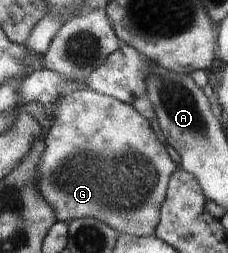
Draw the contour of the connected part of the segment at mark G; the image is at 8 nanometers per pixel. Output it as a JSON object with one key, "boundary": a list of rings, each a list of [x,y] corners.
{"boundary":[[[76,90],[56,101],[51,124],[50,130],[44,135],[43,142],[45,143],[45,150],[41,153],[39,159],[37,167],[39,180],[35,185],[45,202],[53,208],[56,221],[70,223],[78,218],[96,218],[120,234],[130,234],[131,236],[138,237],[155,234],[160,219],[161,205],[166,199],[166,187],[168,187],[170,178],[174,171],[179,168],[179,165],[176,157],[174,155],[168,155],[168,149],[156,139],[156,135],[152,133],[152,129],[148,125],[148,119],[144,119],[142,113],[137,111],[137,108],[116,99],[114,96],[99,94],[92,90]]]}

